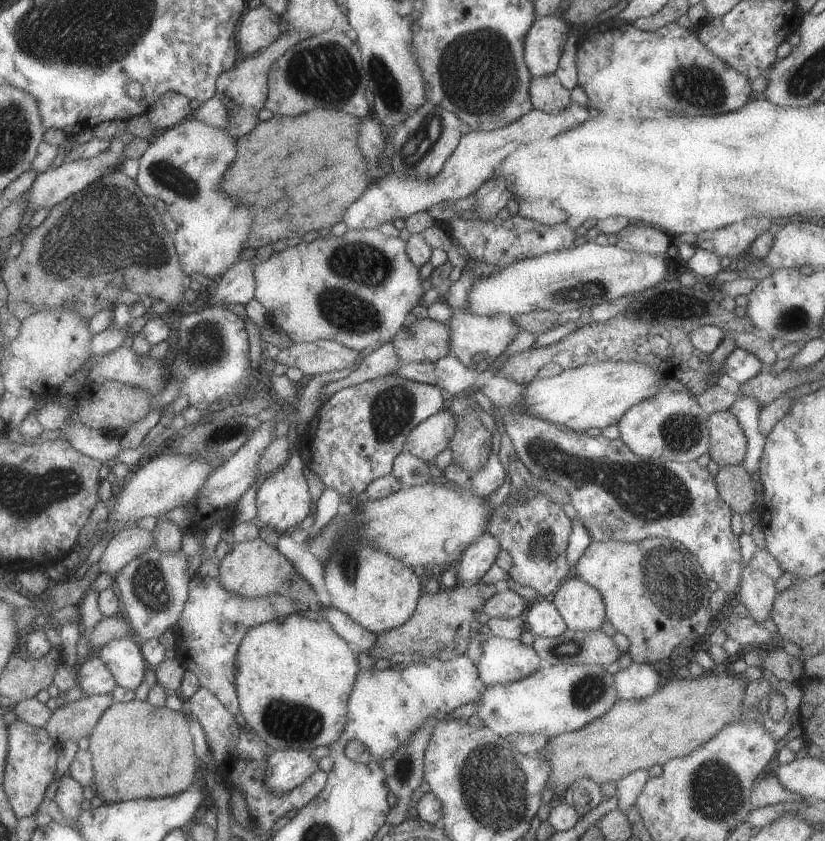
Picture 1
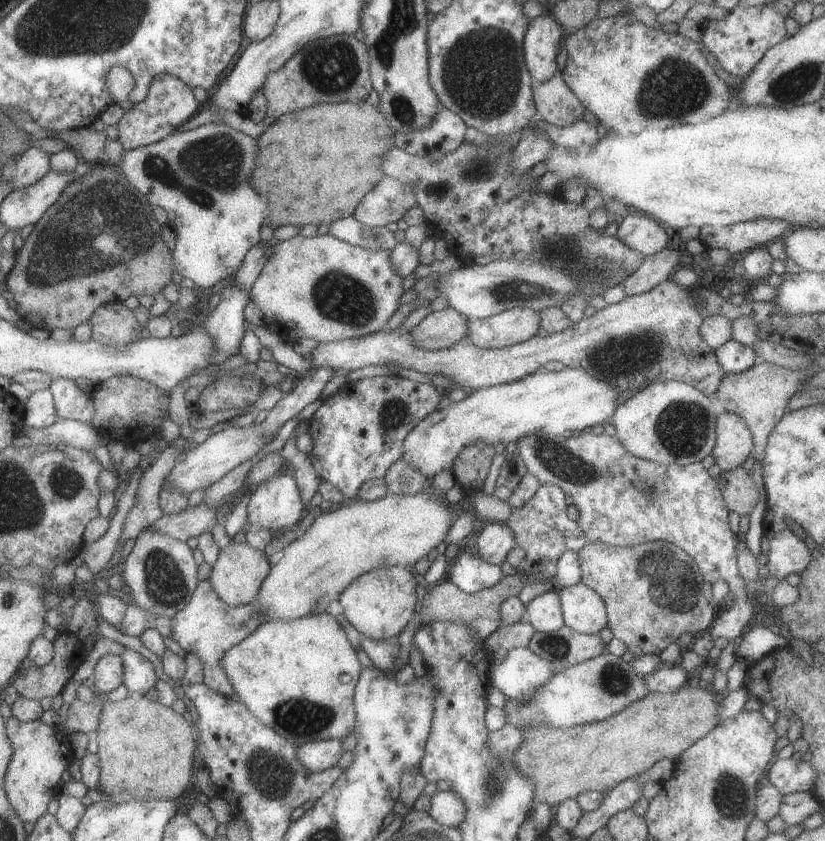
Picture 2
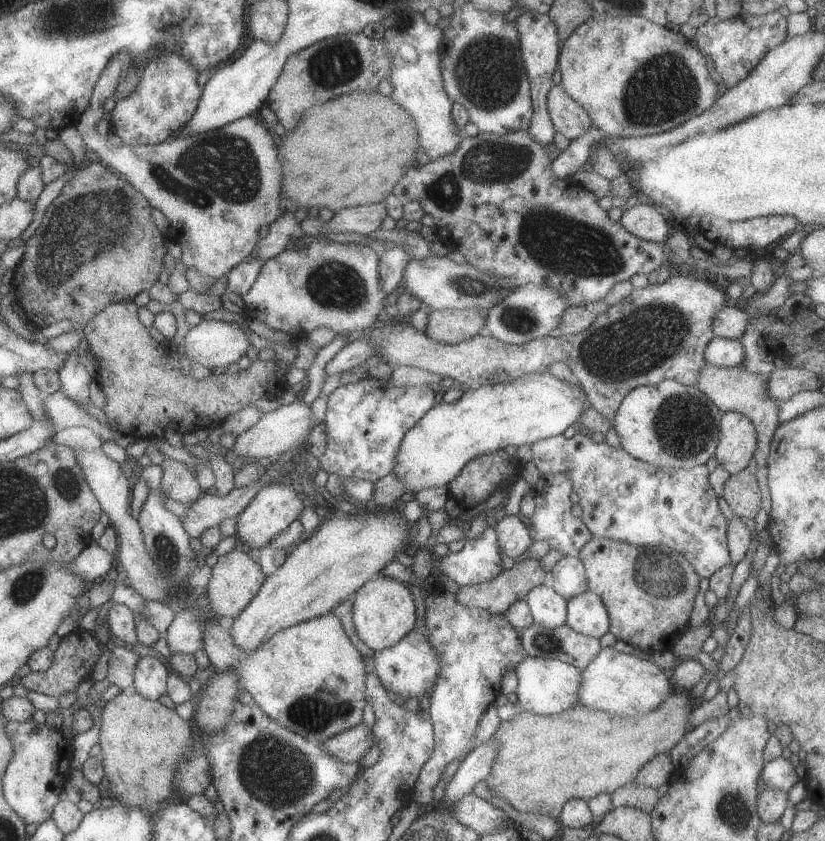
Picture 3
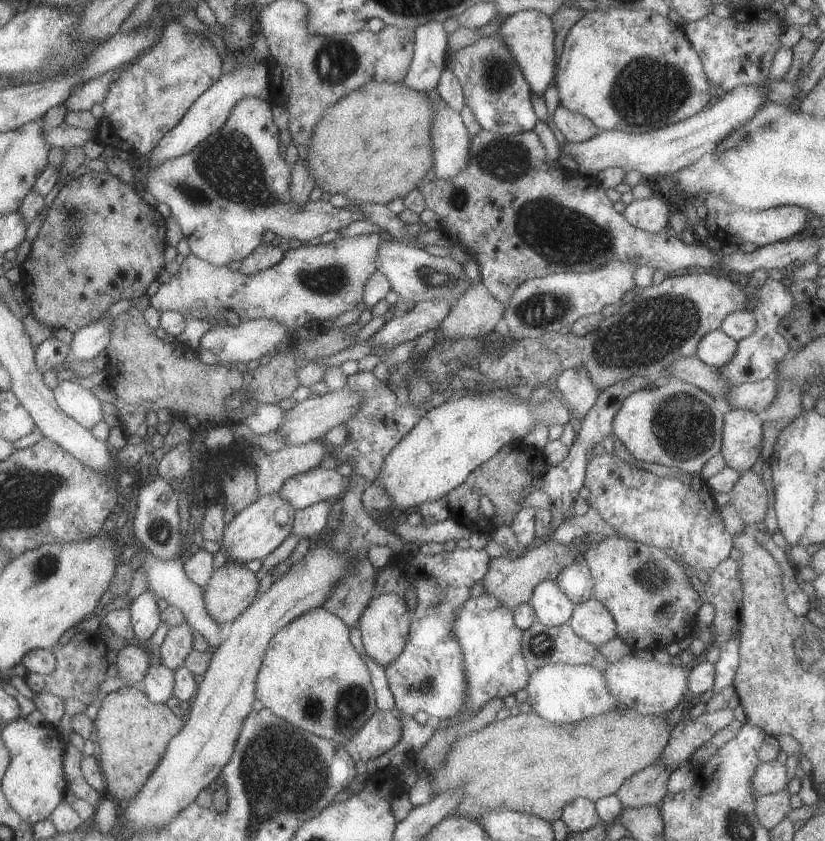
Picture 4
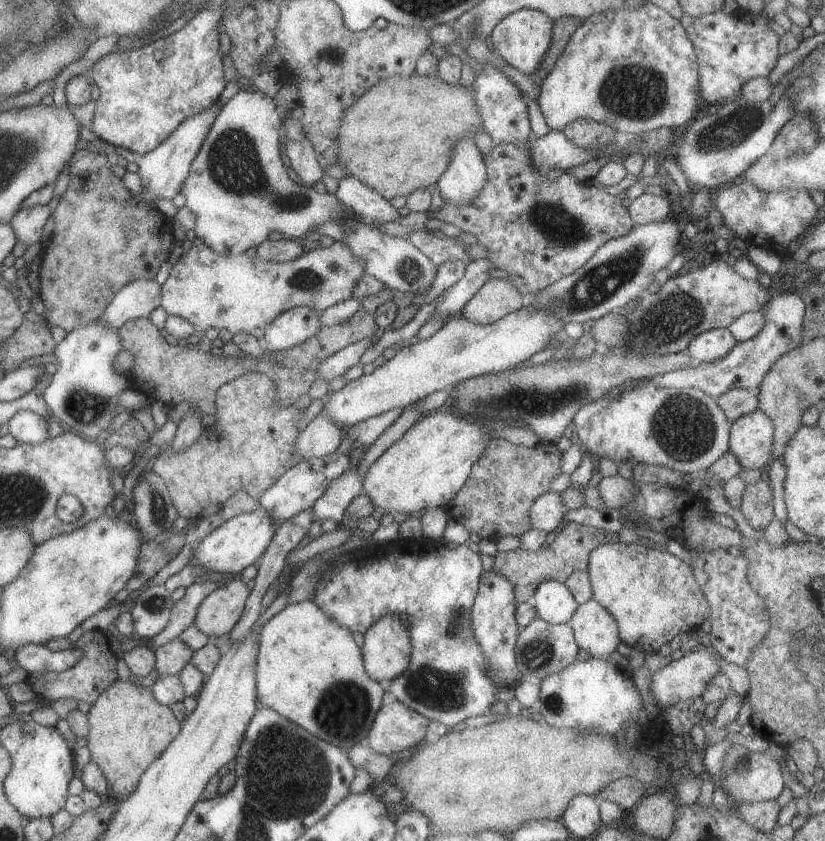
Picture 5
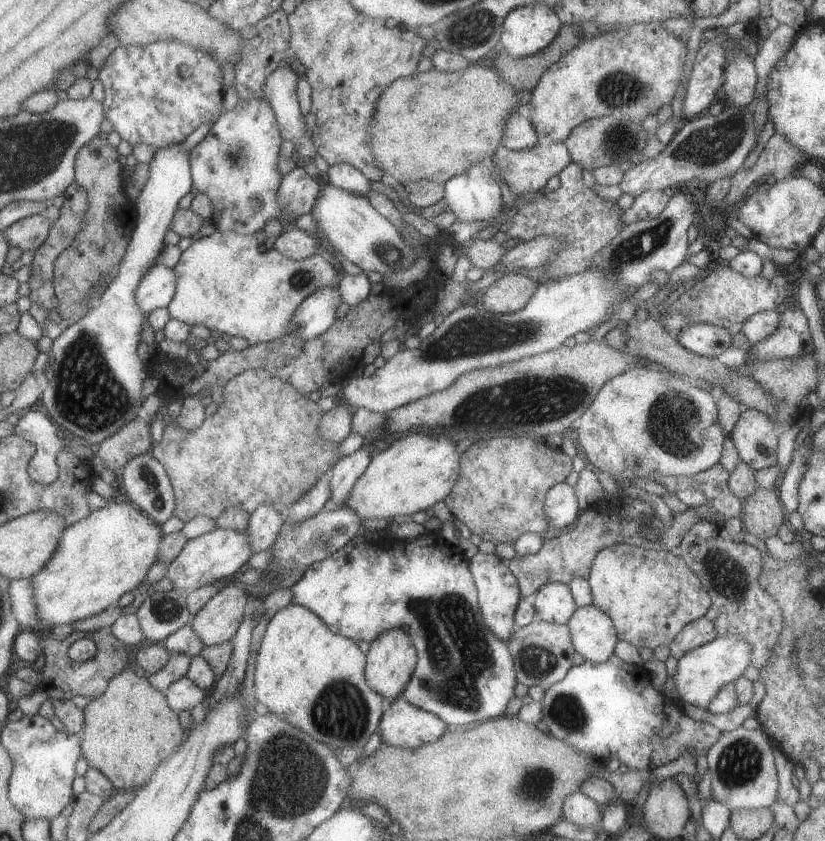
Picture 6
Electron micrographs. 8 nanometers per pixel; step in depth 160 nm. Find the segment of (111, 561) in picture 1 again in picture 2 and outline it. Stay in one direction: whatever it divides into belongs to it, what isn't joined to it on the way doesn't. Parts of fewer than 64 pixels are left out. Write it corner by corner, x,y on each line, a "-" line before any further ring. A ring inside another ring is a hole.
201,501
194,507
185,506
179,512
163,514
149,527
182,541
196,539
215,524
216,510

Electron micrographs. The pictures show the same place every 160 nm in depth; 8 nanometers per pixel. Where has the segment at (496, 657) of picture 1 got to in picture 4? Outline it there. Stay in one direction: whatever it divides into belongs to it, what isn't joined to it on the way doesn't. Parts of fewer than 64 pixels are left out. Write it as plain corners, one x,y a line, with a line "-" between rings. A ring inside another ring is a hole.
564,663
545,664
529,673
529,681
525,686
527,703
538,716
551,723
573,723
607,714
609,710
618,708
615,698
609,694
605,686
605,676
593,666
569,665

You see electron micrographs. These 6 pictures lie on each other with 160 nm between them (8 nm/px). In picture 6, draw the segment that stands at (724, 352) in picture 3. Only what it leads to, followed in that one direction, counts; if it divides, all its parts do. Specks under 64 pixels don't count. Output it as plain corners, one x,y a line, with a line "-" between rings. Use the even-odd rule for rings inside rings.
695,323
681,327
676,341
689,352
704,357
717,357
731,345
727,329
709,323

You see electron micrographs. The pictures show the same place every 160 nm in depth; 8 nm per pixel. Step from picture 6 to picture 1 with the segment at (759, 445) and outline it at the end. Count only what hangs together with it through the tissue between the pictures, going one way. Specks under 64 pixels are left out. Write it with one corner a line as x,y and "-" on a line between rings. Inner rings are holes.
713,412
707,416
709,447
707,454
719,468
740,465
746,452
746,440
731,412

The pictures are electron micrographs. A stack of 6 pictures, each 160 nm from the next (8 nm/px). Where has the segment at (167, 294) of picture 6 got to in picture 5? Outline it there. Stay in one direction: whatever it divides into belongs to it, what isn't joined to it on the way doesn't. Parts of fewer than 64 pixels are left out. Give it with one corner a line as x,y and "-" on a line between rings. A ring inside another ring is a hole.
137,279
133,282
122,286
111,298
111,302
107,304
99,319
102,320
105,328
118,328
127,320
135,318
148,317
149,313
160,306
161,289
155,279
143,280

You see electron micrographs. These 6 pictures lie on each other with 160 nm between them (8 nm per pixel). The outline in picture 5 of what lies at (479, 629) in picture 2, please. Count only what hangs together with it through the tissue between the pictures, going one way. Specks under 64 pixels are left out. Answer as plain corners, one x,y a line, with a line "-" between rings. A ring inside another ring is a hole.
573,521
565,522
552,541
546,548
539,547
537,550
529,551
527,548
517,547
511,552
497,551
493,557
492,569
513,585
516,604
530,602
541,581
554,580
563,583
573,571
587,571
589,554
597,546
619,542
615,532
606,532

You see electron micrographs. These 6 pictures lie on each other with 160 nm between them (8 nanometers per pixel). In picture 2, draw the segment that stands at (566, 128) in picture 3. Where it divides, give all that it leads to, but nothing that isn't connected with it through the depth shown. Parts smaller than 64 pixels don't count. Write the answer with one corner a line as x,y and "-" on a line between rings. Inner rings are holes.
553,74
542,83
535,80
530,87
535,108
546,125
564,127
582,120
584,108
560,76

